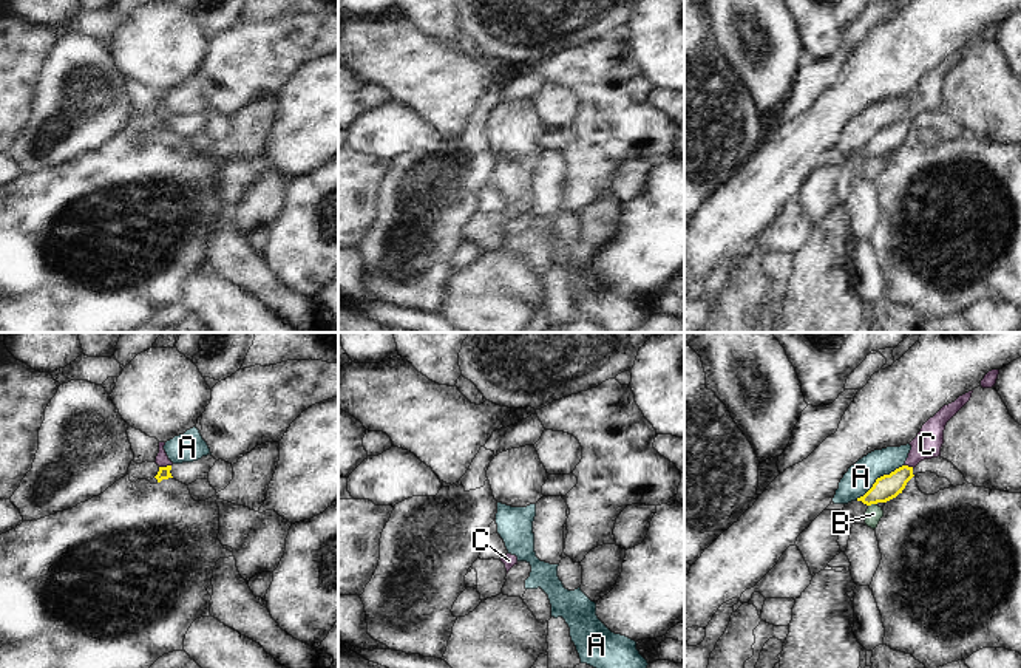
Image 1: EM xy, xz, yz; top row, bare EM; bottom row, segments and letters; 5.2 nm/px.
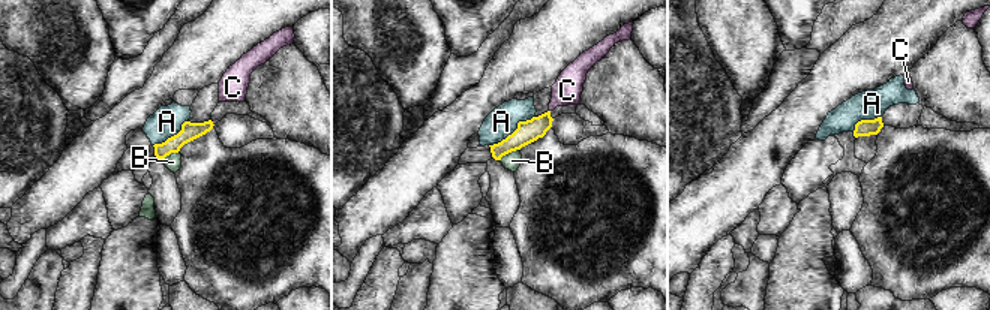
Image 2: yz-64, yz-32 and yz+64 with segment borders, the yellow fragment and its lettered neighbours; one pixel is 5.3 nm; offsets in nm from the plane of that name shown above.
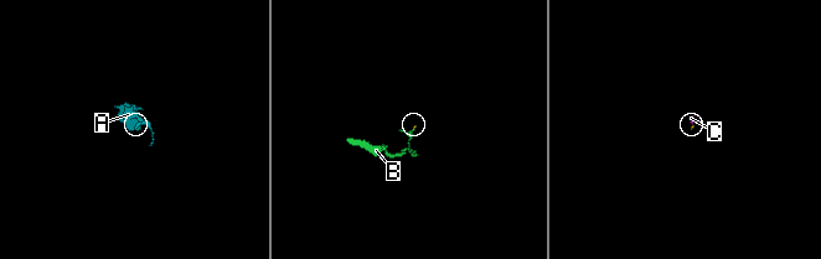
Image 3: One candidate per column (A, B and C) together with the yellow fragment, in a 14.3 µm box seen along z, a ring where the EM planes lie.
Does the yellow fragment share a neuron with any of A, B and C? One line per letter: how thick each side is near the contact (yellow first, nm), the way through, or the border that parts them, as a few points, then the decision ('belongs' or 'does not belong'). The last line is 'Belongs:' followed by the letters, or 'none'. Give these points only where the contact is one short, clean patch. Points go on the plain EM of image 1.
A: calibres 130 and 150 nm; border yz (902, 118), (881, 129), (856, 152); does not belong
B: calibres 130 and 90 nm; border yz (876, 156), (868, 160); does not belong
C: calibres 60 and 70 nm; way xy (164, 126), (164, 121), (162, 113); belongs
Belongs: C

